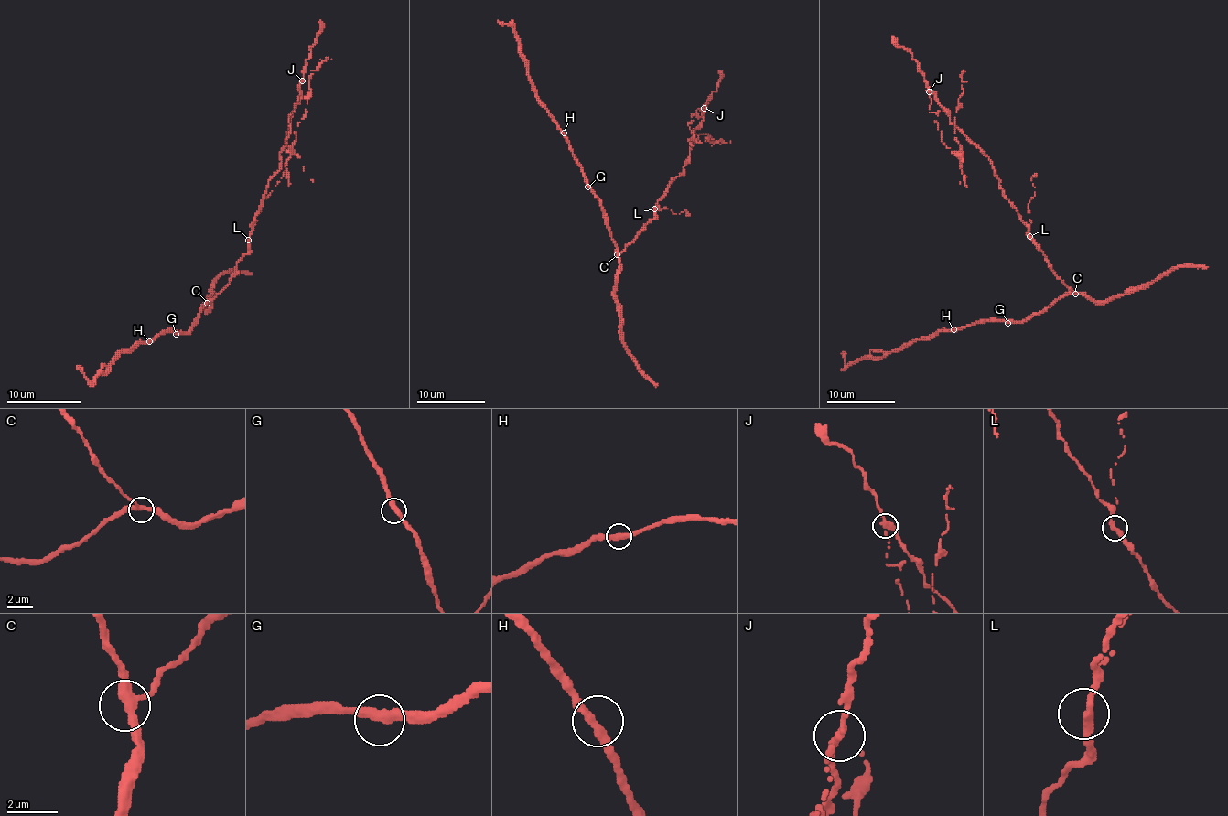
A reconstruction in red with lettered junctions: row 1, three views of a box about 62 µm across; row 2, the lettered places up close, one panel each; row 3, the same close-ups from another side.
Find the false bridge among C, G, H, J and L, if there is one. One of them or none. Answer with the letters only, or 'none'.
J

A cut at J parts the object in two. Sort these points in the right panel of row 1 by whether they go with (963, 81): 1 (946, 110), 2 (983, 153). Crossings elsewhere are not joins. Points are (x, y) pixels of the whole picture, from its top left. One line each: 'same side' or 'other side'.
1: other side
2: other side

